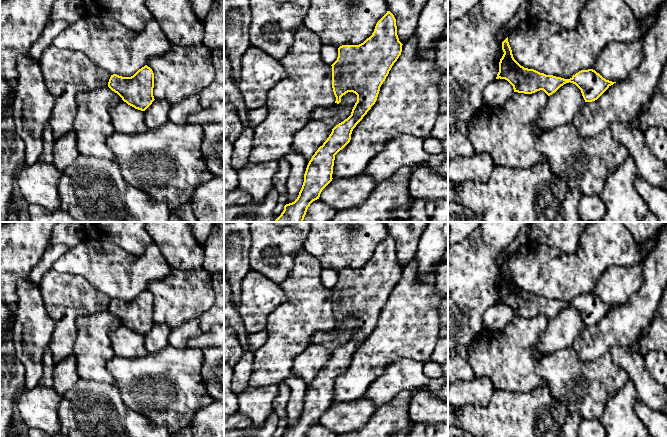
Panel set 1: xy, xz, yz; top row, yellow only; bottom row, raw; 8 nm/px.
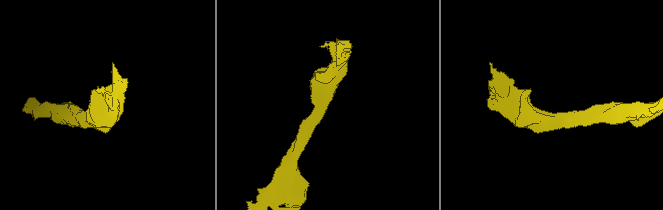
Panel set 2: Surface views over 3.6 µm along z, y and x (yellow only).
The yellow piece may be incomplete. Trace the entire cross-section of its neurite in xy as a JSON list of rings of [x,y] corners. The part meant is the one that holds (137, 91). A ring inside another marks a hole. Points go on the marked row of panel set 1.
[[[147,65],[131,77],[111,75],[108,87],[128,105],[141,111],[145,111],[155,100],[153,96],[154,73]]]

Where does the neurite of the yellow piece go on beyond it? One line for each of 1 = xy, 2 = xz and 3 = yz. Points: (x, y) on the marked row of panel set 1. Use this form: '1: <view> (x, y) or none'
1: none
2: none
3: none

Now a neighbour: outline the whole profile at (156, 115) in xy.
[[[154,100],[152,104],[144,111],[144,122],[148,130],[156,130],[165,125],[168,121],[168,114],[171,104],[166,101]]]

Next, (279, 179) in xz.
[[[284,158],[278,160],[278,170],[273,176],[272,184],[278,192],[278,202],[274,210],[274,221],[281,215],[287,203],[286,181],[290,175],[290,166]]]

